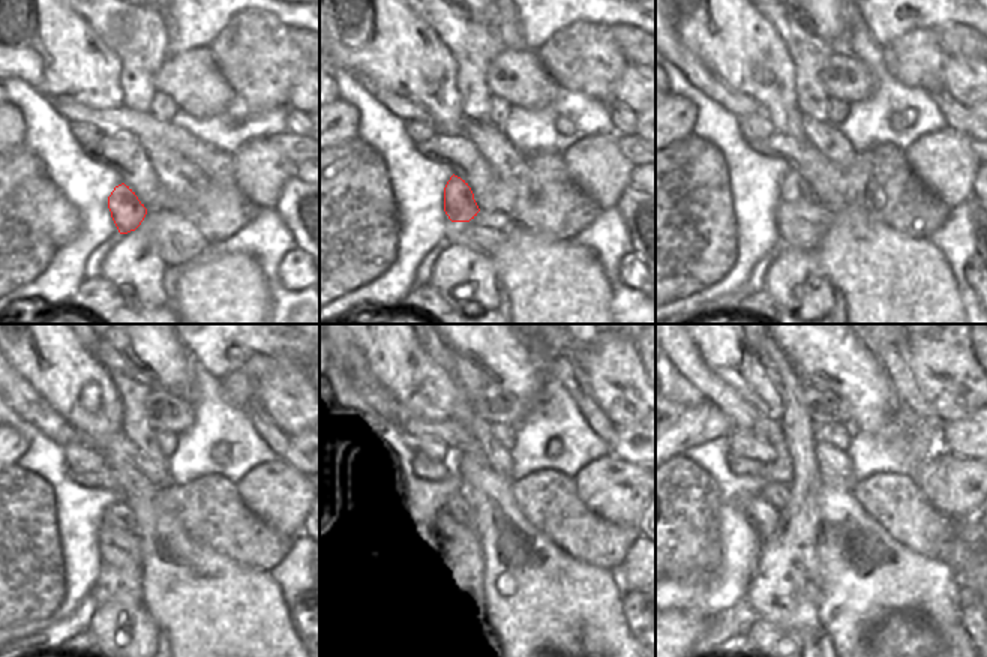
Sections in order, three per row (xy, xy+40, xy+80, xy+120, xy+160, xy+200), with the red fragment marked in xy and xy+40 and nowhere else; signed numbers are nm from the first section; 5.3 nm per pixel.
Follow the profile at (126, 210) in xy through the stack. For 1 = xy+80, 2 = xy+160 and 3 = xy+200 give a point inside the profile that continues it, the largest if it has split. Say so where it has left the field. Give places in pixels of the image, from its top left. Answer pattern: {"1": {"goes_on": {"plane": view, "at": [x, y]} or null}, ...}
{"1": {"goes_on": {"plane": "xy+80", "at": [792, 188]}}, "2": {"goes_on": {"plane": "xy+160", "at": [455, 509]}}, "3": {"goes_on": {"plane": "xy+200", "at": [777, 494]}}}

